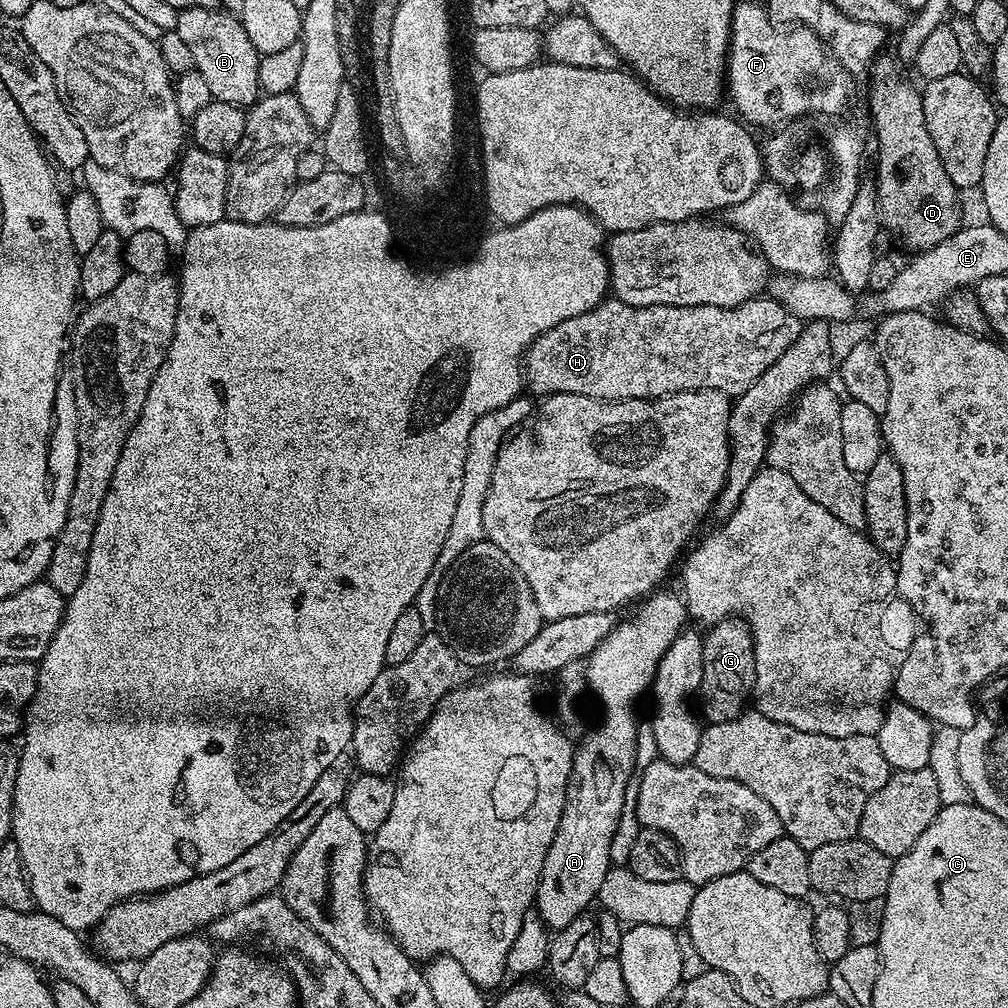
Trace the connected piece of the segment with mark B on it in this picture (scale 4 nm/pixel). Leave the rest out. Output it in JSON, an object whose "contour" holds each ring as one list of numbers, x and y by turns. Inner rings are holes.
{"contour":[[191,8,177,15,174,30,178,38,186,42,190,54,194,54,195,71,206,78,213,100,247,109,260,99,258,66,261,55,254,50,254,42,246,38,246,30,235,15,227,16,224,10,215,8]]}

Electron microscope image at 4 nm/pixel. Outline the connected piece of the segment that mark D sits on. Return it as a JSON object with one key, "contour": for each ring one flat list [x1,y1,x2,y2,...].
{"contour":[[880,54,870,65,870,75,872,74,872,120,876,123,876,152,880,155,880,165,876,168,876,177,874,183,876,185,876,202,880,210,880,219,883,227,888,228,911,250,923,250,925,248,933,248,942,243,946,238,950,238,962,227,960,220,960,196,961,193,954,186,954,182,950,182,950,178,946,175,946,166,942,166,942,158,938,158,938,149,934,146,934,138,930,138,930,130,926,130,926,113,922,110,922,92,919,87,915,88,910,81,904,77,901,61,895,55,886,56]]}

